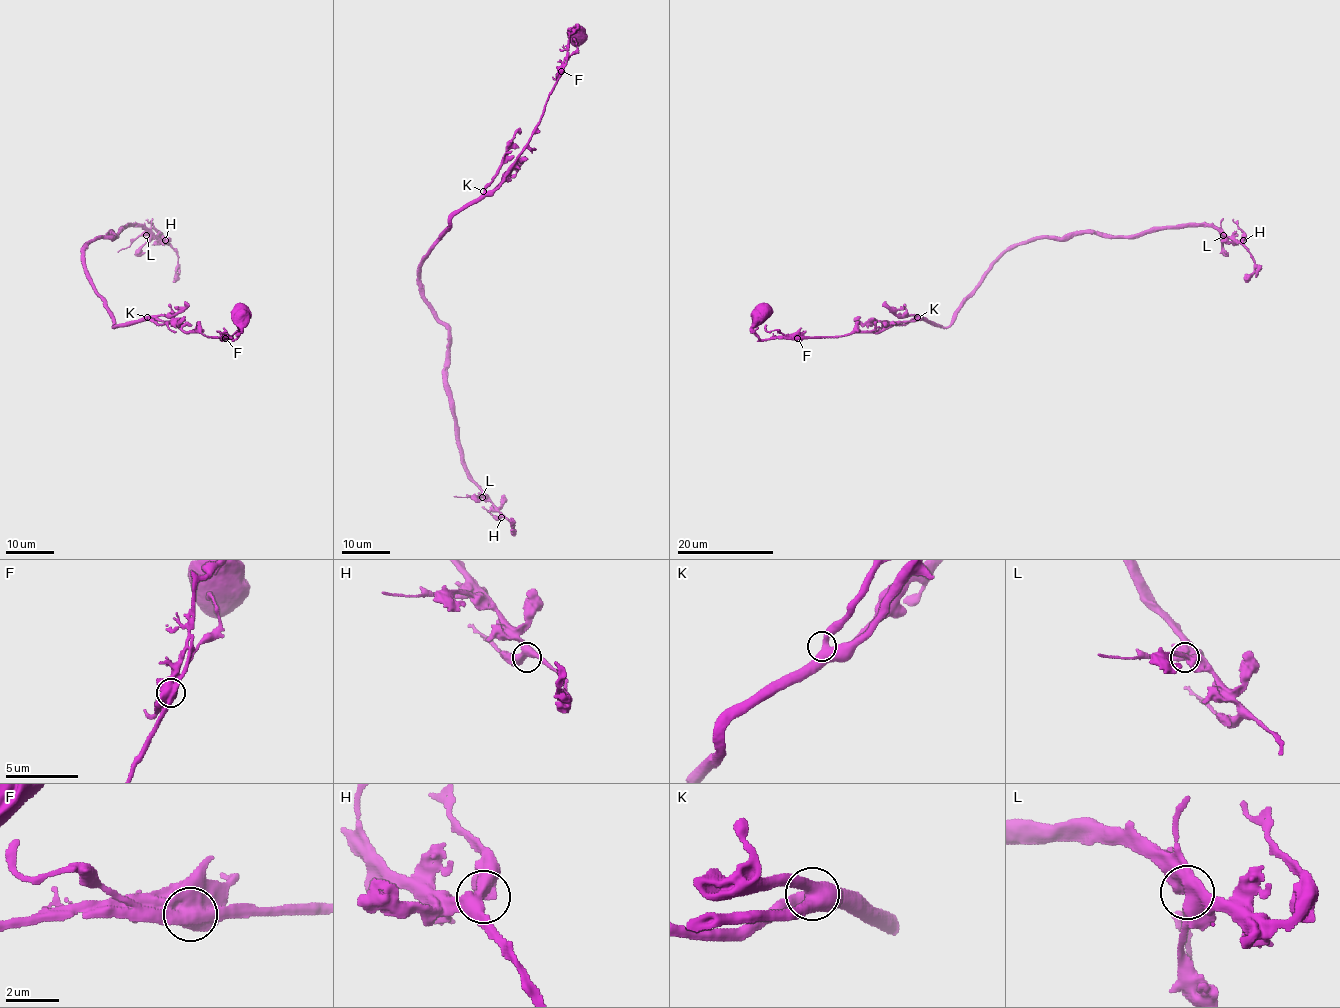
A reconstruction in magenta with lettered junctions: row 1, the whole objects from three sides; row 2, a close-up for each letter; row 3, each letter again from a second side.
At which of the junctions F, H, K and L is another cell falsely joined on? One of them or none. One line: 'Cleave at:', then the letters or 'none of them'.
Cleave at: none of them

